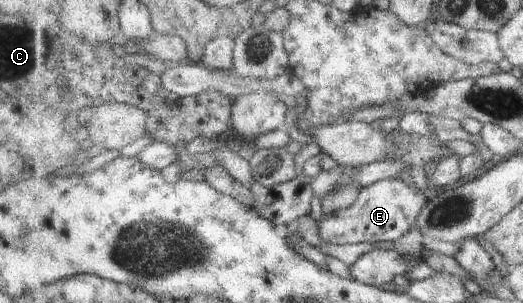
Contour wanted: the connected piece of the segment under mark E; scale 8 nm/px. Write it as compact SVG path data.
M384 179L364 187L359 192L356 203L343 212L322 215L319 223L321 239L326 244L358 245L358 243L381 244L390 243L404 238L412 227L417 225L422 209L428 201L424 192L412 183L404 183L402 179Z

